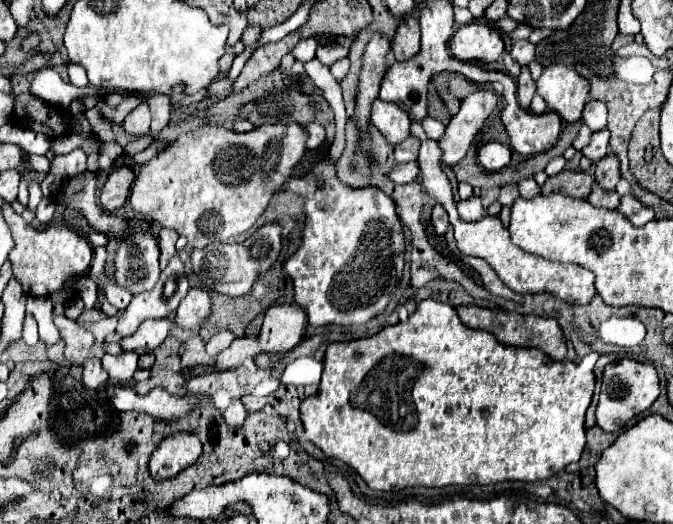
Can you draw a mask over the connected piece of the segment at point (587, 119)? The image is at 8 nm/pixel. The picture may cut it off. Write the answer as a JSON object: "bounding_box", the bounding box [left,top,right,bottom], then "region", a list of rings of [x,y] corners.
{"bounding_box":[583,100,607,132],"region":[[[589,100],[583,110],[583,122],[591,128],[591,132],[603,130],[607,126],[607,106],[599,100]]]}

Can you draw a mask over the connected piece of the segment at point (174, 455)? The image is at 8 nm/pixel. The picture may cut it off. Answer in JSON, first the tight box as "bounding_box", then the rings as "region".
{"bounding_box":[149,432,201,482],"region":[[[189,432],[171,434],[153,452],[149,462],[149,474],[157,482],[165,478],[173,478],[189,466],[189,460],[197,460],[199,454],[201,454],[201,442],[197,436]]]}

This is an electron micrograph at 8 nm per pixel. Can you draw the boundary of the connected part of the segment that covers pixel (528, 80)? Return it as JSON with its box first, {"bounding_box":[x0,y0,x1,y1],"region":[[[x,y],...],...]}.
{"bounding_box":[517,66,535,112],"region":[[[523,66],[521,76],[517,78],[517,90],[519,90],[519,92],[517,92],[517,100],[519,100],[521,108],[529,112],[529,104],[531,104],[531,98],[533,98],[533,94],[535,94],[535,82],[533,82],[527,66]]]}

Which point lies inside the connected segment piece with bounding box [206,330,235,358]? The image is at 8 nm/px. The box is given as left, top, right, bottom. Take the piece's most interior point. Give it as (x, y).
(221, 340)

